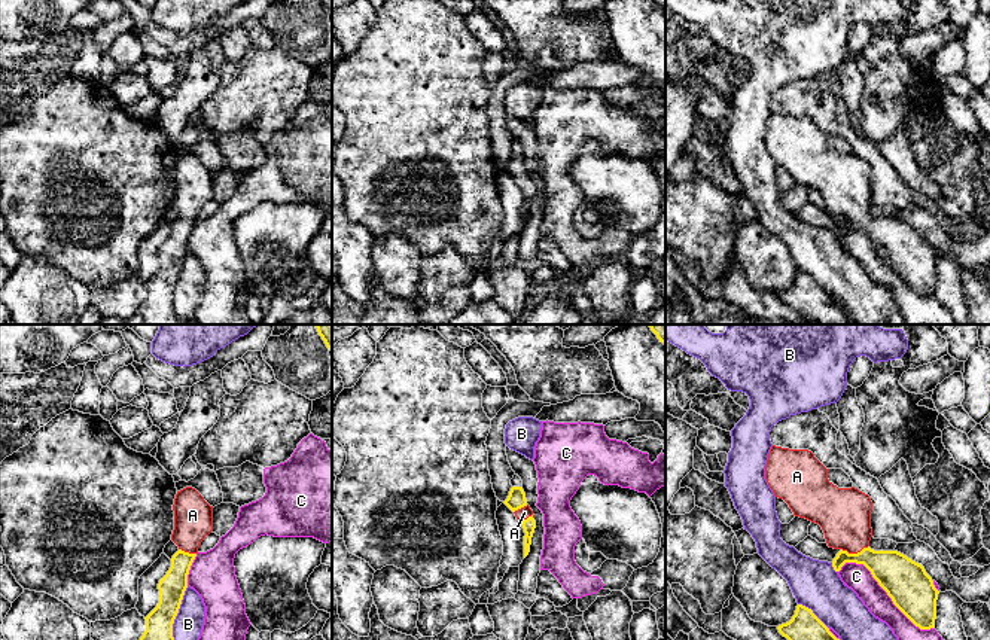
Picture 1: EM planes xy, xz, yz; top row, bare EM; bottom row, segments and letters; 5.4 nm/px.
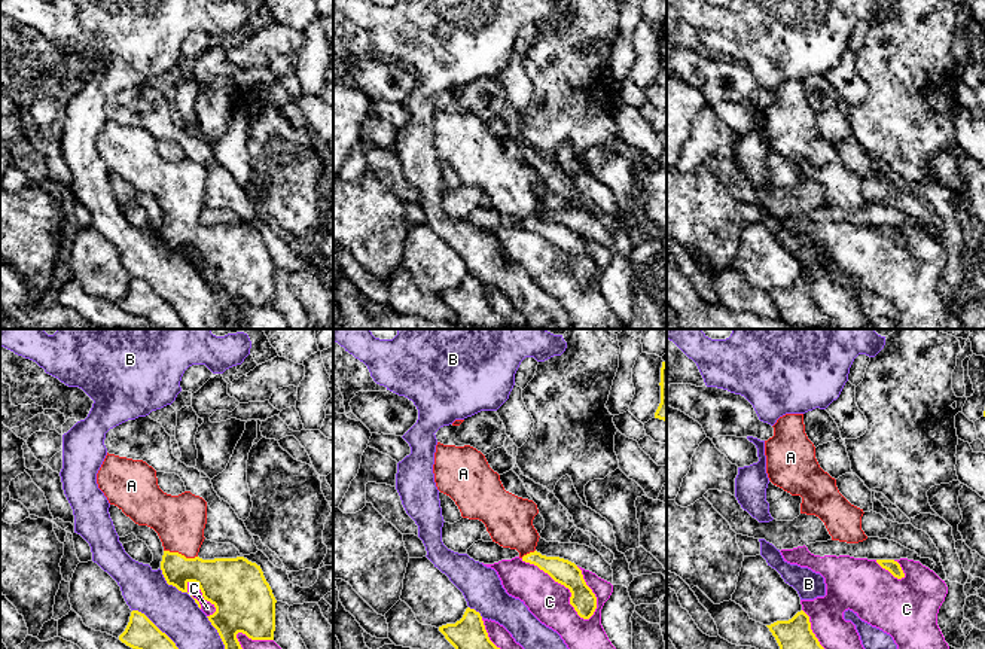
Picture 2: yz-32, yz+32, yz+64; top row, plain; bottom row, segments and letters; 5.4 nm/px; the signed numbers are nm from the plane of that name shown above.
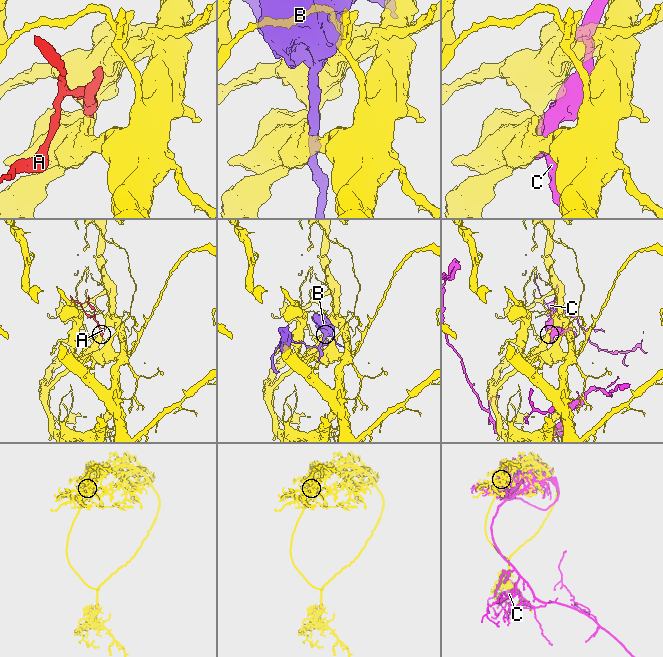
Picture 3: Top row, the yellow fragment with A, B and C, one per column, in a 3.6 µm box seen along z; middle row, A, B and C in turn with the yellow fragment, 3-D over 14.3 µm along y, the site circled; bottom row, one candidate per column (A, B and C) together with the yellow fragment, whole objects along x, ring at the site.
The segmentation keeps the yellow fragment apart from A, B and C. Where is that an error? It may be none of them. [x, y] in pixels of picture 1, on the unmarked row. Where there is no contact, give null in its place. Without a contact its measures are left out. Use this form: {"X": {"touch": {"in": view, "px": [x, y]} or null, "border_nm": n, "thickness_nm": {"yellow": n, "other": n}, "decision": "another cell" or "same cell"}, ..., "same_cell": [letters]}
{"A": {"touch": {"in": "yz", "px": [855, 221]}, "border_nm": 150, "thickness_nm": {"yellow": 220, "other": 280}, "decision": "same cell"}, "B": {"touch": {"in": "xy", "px": [173, 289]}, "border_nm": 380, "thickness_nm": {"yellow": 190, "other": 160}, "decision": "another cell"}, "C": {"touch": {"in": "yz", "px": [885, 256]}, "border_nm": 600, "thickness_nm": {"yellow": 240, "other": 140}, "decision": "another cell"}, "same_cell": ["A"]}

